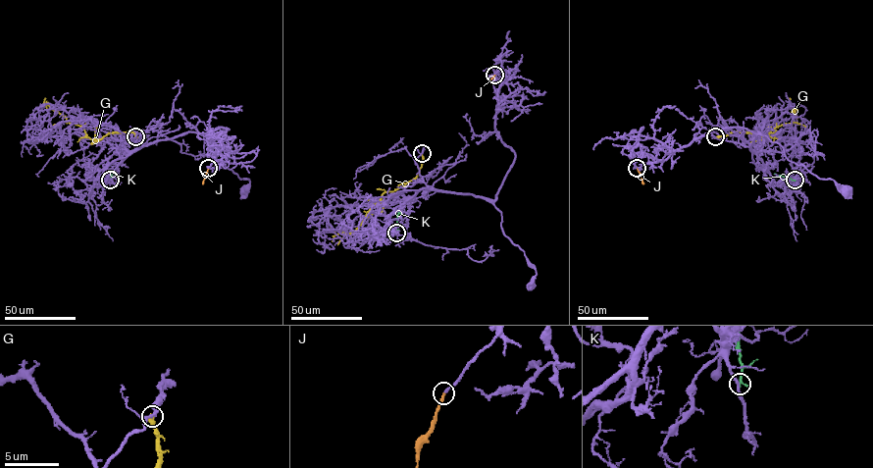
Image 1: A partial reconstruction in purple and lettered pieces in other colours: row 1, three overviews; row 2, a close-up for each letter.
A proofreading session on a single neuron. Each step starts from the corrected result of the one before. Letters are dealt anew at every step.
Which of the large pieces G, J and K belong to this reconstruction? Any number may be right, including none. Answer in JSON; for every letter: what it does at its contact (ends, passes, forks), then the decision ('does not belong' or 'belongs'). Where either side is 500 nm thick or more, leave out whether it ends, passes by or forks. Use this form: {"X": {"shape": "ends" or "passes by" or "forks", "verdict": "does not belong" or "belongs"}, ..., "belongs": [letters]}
{"G": {"shape": "ends", "verdict": "does not belong"}, "J": {"shape": "ends", "verdict": "belongs"}, "K": {"shape": "ends", "verdict": "does not belong"}, "belongs": ["J"]}

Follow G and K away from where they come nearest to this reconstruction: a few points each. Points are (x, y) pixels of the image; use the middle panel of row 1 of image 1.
G: (422, 153), (422, 164), (417, 176), (404, 185), (385, 192), (356, 230), (350, 234), (336, 234), (332, 229)
K: (396, 233), (397, 215), (400, 213)

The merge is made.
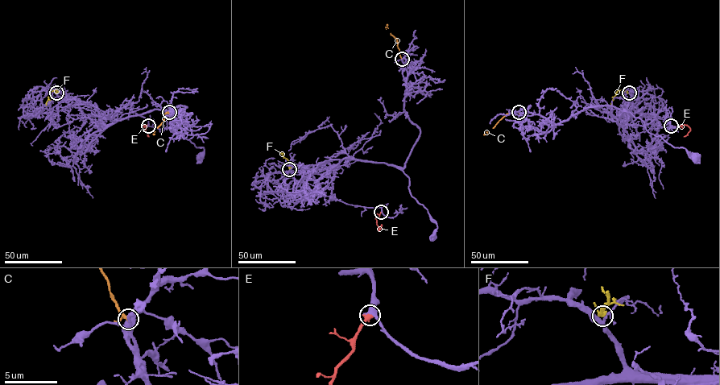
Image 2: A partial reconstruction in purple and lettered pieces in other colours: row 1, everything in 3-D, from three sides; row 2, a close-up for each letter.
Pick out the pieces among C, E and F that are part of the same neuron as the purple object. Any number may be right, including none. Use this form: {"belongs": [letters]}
{"belongs": ["E", "F"]}

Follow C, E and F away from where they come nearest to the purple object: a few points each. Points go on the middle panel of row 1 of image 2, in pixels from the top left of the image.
C: (402, 59), (397, 39), (386, 25)
E: (381, 212), (376, 221), (378, 231), (381, 224)
F: (289, 169), (290, 162), (279, 151)

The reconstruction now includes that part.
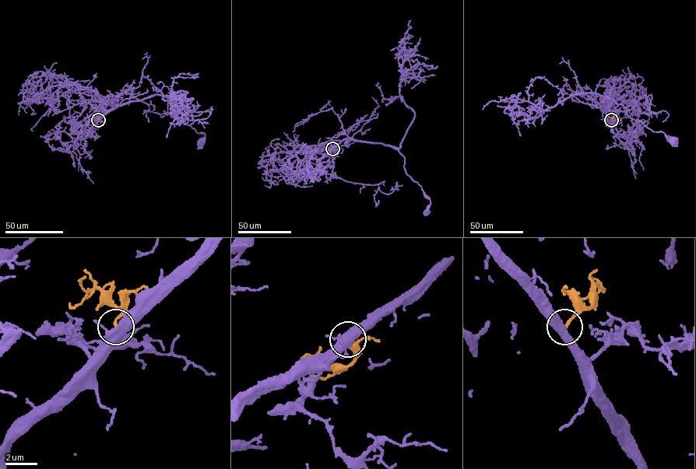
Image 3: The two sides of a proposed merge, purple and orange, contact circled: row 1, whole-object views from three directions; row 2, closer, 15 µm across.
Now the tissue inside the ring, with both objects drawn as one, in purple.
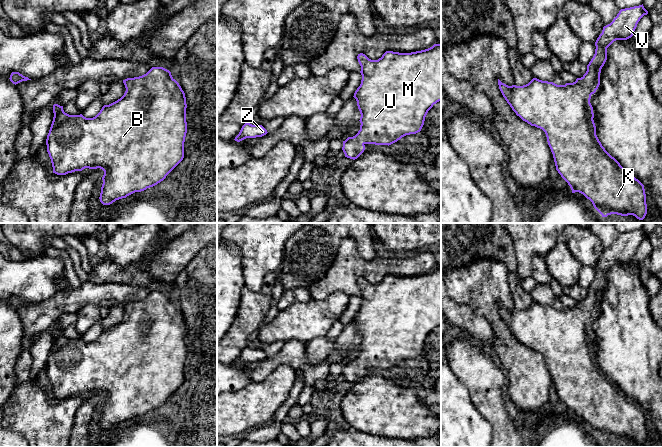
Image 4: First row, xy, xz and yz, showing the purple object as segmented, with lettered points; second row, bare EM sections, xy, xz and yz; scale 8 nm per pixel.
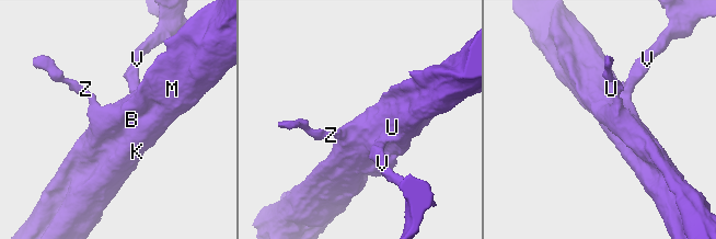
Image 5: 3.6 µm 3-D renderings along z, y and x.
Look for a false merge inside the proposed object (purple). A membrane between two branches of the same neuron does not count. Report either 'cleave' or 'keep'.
keep

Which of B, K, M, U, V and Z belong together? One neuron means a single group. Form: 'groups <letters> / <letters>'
groups B K M U V Z

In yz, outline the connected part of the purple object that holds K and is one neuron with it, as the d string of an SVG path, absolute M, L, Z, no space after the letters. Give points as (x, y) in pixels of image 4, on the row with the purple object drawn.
M643 4L621 9L613 21L603 27L595 42L595 54L587 65L586 73L573 83L557 85L533 78L523 86L508 86L498 79L499 89L516 115L545 132L556 170L568 183L572 193L583 194L602 217L611 214L633 215L643 220L647 214L644 185L602 146L596 135L593 107L590 103L591 95L600 85L600 73L607 60L607 48L616 40L631 38L638 22L647 14Z

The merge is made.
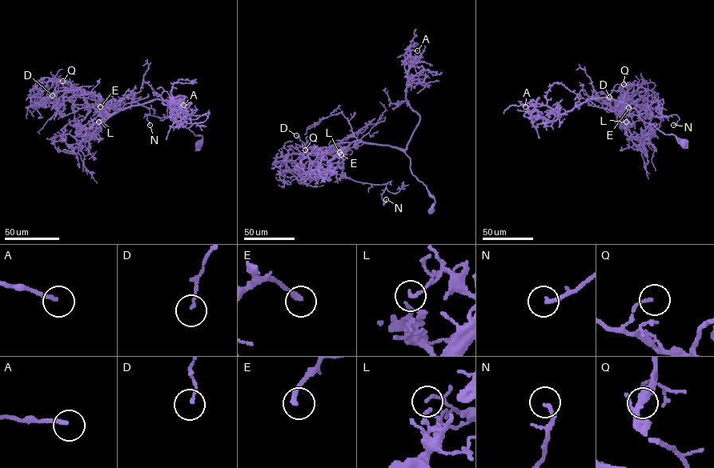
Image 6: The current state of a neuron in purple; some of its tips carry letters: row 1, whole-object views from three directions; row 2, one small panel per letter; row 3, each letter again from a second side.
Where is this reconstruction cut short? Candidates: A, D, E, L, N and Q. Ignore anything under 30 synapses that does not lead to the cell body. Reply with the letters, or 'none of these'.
A, E

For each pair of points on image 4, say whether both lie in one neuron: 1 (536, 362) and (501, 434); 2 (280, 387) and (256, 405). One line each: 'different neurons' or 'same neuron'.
1: different neurons
2: same neuron

